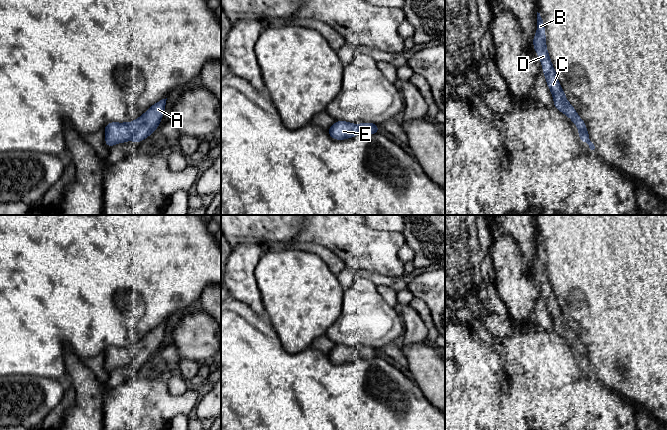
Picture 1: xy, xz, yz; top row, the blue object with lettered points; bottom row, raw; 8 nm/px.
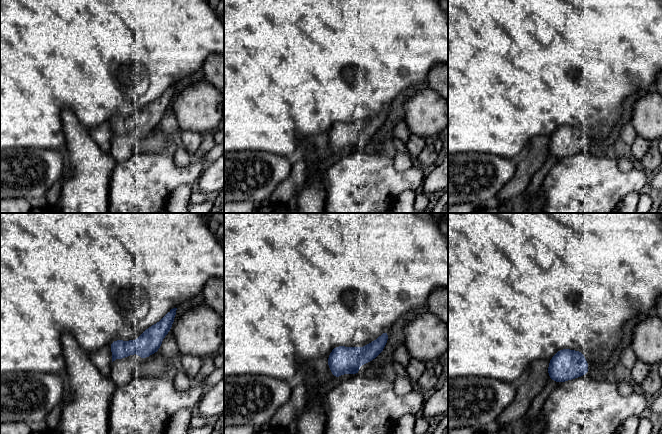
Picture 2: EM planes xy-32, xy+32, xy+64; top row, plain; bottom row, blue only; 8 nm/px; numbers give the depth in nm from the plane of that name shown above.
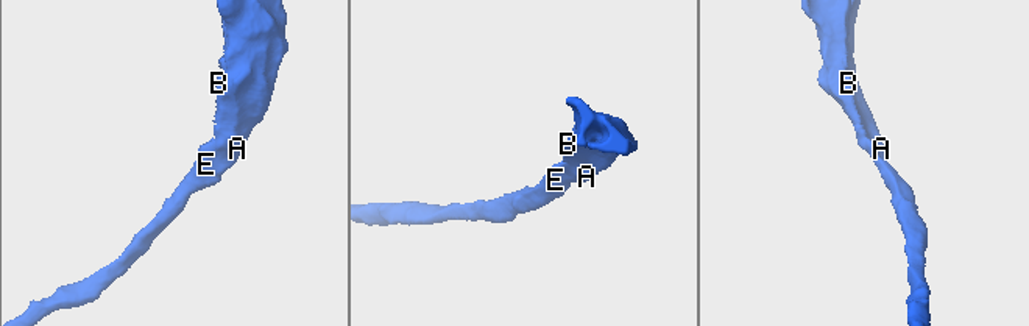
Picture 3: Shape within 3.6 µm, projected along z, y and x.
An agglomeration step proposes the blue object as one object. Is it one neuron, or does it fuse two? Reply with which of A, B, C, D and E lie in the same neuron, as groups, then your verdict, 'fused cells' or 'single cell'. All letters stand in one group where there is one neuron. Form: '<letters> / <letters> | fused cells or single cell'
A B C D E | single cell

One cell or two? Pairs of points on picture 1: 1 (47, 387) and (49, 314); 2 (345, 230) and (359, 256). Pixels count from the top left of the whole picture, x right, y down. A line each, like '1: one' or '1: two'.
1: two
2: one

